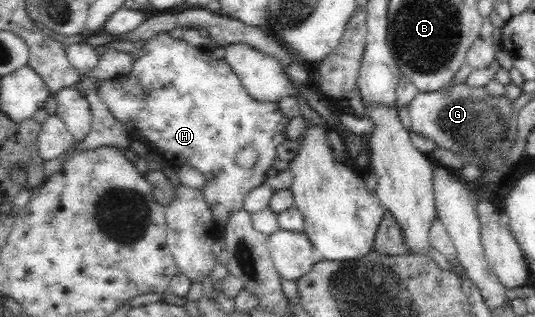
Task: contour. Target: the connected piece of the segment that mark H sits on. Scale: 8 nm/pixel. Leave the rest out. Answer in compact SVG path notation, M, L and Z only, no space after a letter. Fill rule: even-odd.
M168 32L155 34L151 39L145 40L139 50L139 57L134 61L130 72L115 77L114 79L97 79L95 91L108 105L114 118L122 122L122 124L125 124L126 128L132 132L130 133L130 136L134 137L134 141L140 141L146 145L149 153L156 154L164 160L165 163L170 163L175 168L188 164L204 174L207 184L204 191L202 191L202 194L206 200L206 204L208 204L208 209L212 212L214 223L220 229L226 224L226 220L228 220L228 216L230 216L232 212L243 209L243 200L250 193L250 190L258 188L258 186L261 186L267 181L266 174L268 170L272 168L272 161L276 160L276 146L282 144L282 142L286 140L283 130L290 118L284 118L284 115L280 112L278 102L272 104L271 102L256 102L255 100L252 100L242 88L239 78L236 76L235 72L232 72L232 69L228 66L225 59L218 60L216 57L212 56L211 51L199 49L198 47L190 45L187 41L184 41L184 39L173 38ZM242 150L244 150L244 152L246 152L246 150L252 150L252 152L256 154L252 166L240 166L236 161L237 154L242 152Z

